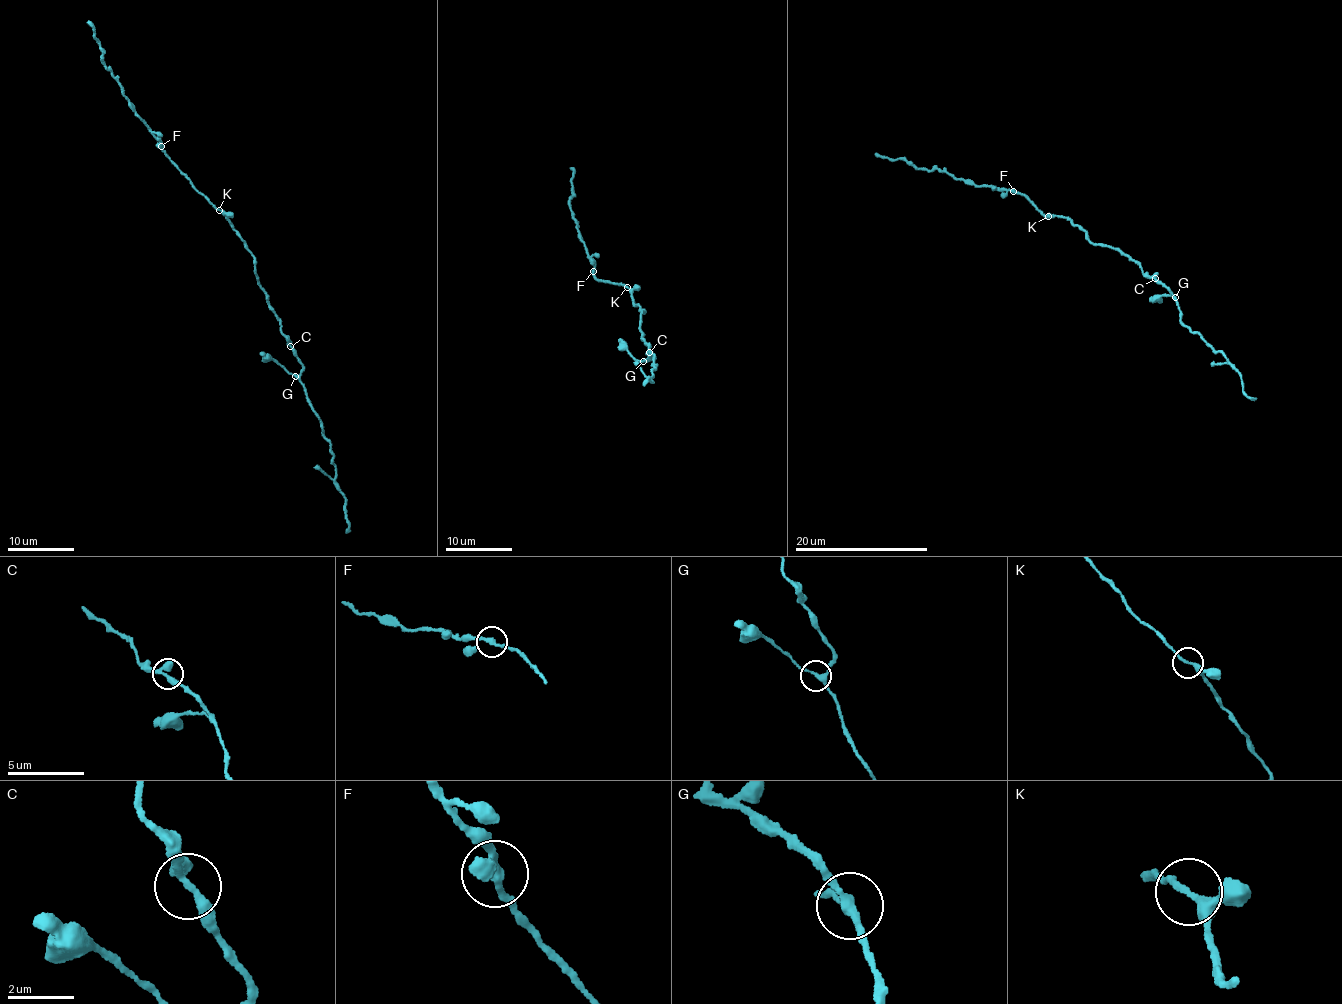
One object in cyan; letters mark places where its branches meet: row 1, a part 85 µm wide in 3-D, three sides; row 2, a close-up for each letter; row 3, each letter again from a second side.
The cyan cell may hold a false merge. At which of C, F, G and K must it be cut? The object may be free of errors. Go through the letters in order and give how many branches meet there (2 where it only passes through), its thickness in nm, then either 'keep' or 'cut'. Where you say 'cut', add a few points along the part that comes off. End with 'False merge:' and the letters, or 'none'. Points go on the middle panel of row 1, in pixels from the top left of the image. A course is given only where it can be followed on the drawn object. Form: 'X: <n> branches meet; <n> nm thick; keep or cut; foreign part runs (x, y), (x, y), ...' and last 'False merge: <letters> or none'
C: 3 branches meet; 220 nm thick; keep
F: 3 branches meet; 200 nm thick; keep
G: 3 branches meet; 220 nm thick; keep
K: 3 branches meet; 200 nm thick; keep
False merge: none

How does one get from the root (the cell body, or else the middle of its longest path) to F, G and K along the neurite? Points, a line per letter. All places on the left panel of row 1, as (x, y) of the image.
F: (250, 251), (223, 214), (192, 184), (161, 146)
G: (250, 251), (269, 307), (301, 364), (302, 368), (295, 376)
K: (250, 251), (219, 209)

